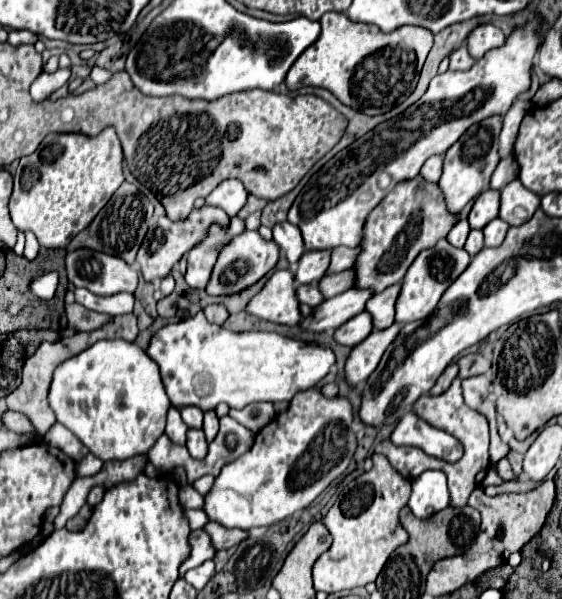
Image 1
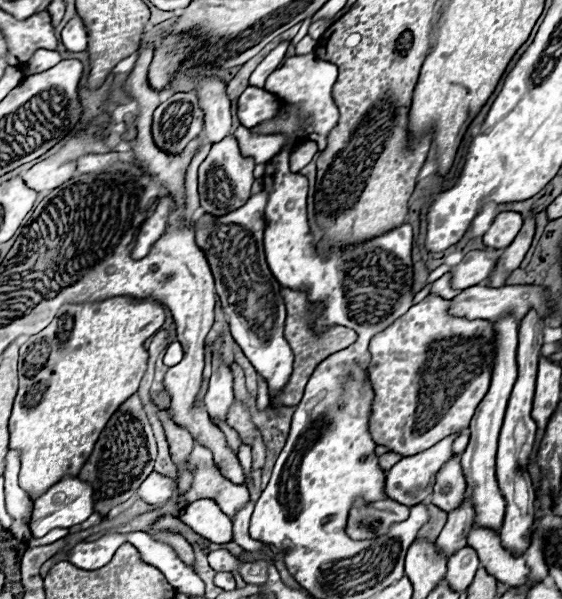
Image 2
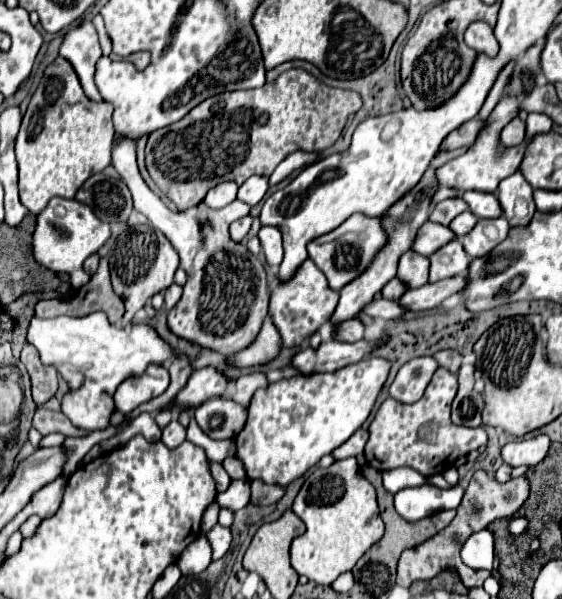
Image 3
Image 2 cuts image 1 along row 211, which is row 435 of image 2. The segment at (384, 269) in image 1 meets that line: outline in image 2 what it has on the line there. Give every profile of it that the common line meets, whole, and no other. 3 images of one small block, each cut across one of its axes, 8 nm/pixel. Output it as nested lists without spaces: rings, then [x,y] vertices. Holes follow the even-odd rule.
[[[436,294],[426,296],[422,302],[414,304],[402,318],[390,324],[382,334],[370,340],[370,382],[374,388],[374,404],[370,416],[370,432],[376,444],[388,446],[398,454],[418,454],[434,442],[468,428],[478,402],[486,396],[490,388],[492,368],[494,368],[494,326],[492,322],[470,322],[468,318],[452,318],[448,314],[450,300]]]

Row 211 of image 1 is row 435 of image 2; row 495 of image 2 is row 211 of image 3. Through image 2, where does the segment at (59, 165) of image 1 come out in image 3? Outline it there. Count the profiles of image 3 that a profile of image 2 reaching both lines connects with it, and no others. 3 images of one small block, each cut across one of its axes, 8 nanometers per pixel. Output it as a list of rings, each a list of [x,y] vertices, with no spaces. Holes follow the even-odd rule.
[[[58,58],[46,68],[44,80],[34,92],[16,138],[16,160],[20,170],[20,202],[30,214],[40,214],[50,198],[74,198],[90,174],[110,166],[112,156],[112,106],[86,98],[74,68]]]

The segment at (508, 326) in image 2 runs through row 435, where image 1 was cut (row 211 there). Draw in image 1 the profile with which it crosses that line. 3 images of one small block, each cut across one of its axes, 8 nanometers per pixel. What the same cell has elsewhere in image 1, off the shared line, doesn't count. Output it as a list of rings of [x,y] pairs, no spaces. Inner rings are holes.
[[[484,190],[476,198],[476,202],[470,210],[470,216],[468,216],[470,228],[482,230],[488,222],[492,222],[498,216],[498,208],[500,208],[500,192],[498,190]]]

